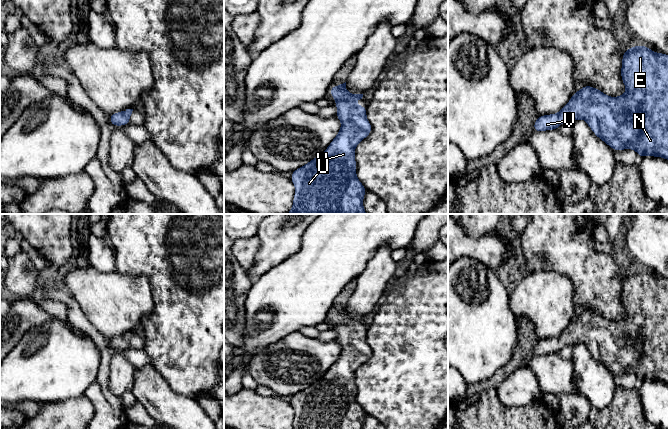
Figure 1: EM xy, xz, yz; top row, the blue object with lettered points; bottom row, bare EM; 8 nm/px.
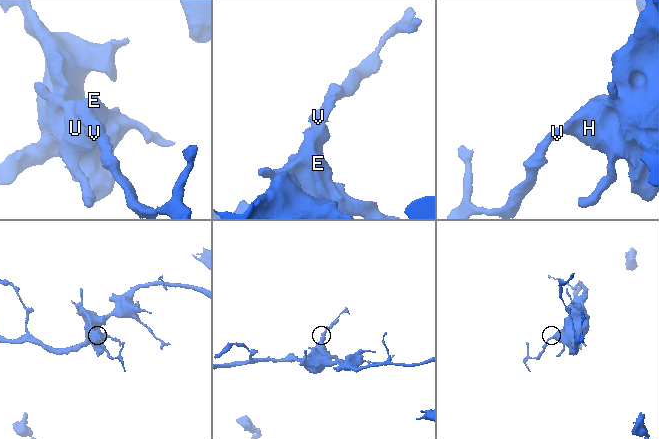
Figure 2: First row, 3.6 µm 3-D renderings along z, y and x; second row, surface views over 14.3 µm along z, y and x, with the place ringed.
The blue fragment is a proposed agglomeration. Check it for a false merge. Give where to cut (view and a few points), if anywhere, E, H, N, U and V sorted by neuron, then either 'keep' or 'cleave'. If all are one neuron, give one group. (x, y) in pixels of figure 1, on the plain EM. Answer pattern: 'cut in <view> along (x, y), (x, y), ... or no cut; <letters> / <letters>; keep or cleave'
no cut; E H N U V; keep

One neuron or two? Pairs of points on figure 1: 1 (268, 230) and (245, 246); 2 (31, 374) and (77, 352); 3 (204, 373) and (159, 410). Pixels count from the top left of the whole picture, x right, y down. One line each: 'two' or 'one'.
1: two
2: one
3: two

